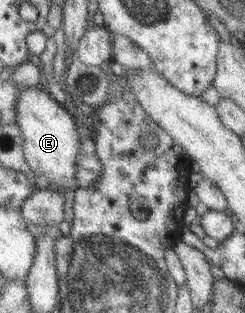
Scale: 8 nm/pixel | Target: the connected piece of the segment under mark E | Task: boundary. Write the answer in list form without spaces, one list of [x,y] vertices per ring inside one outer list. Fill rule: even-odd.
[[[36,84],[33,88],[21,88],[19,102],[17,102],[17,123],[23,131],[25,141],[24,155],[33,171],[37,176],[45,176],[49,179],[51,187],[65,191],[67,187],[73,186],[73,189],[79,188],[79,152],[81,152],[81,141],[77,126],[79,120],[71,112],[65,109],[57,99],[51,97],[51,93],[45,88],[44,84]]]

